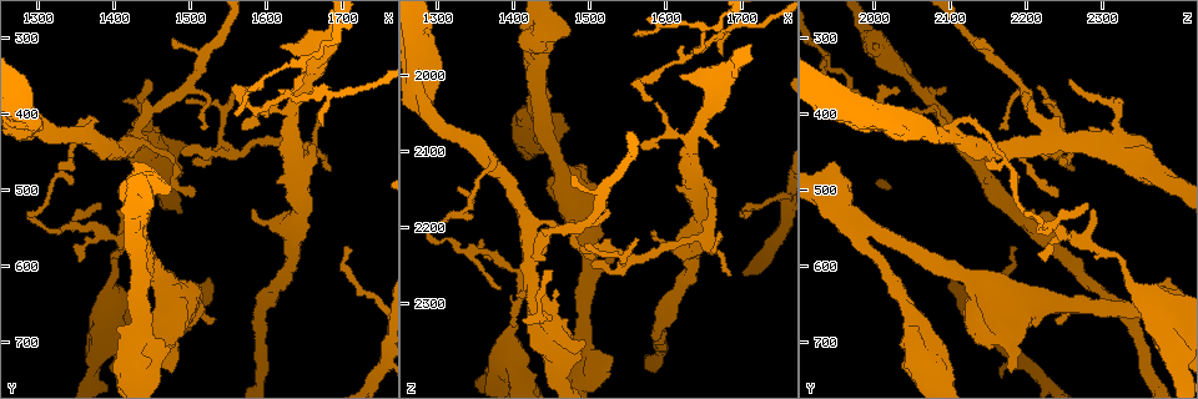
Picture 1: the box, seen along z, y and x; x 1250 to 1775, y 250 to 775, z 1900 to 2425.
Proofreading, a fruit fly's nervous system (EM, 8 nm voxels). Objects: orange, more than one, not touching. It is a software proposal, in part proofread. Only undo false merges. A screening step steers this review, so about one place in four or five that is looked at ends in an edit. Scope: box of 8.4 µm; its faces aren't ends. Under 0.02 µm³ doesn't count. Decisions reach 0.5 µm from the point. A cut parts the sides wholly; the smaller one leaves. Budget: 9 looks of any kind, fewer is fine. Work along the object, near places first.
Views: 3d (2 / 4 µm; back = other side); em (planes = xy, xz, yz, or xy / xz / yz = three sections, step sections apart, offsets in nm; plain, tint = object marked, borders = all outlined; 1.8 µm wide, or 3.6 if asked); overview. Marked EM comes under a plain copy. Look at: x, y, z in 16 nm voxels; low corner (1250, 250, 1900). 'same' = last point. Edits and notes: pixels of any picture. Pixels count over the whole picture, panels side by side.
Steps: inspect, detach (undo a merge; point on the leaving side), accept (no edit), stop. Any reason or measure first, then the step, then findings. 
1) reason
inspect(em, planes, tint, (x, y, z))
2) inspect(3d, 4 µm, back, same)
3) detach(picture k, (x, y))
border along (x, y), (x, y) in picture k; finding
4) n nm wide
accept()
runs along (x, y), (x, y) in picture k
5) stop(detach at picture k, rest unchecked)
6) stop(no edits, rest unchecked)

branch point
inspect(3d, 2 µm, (1360, 430, 2100))

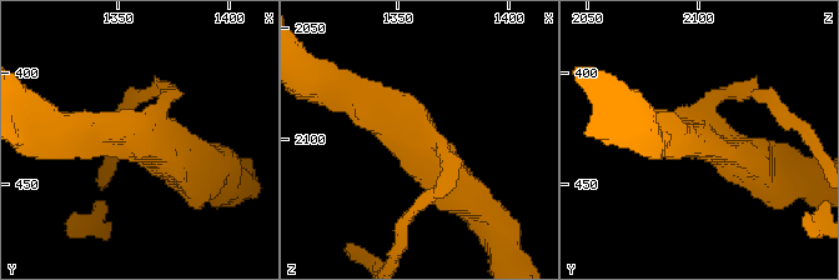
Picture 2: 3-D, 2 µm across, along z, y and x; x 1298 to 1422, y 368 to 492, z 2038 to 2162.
3 arms
inspect(em, xy, step 8, tint, (1361, 428, 2100))

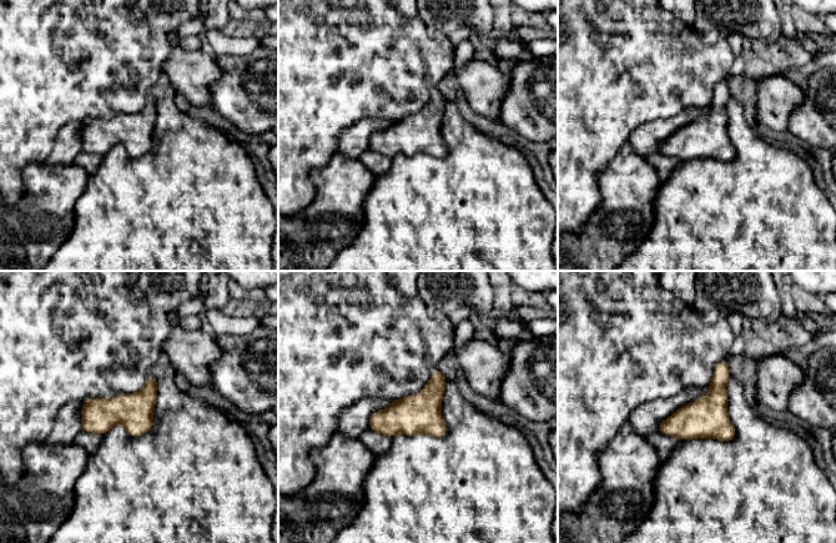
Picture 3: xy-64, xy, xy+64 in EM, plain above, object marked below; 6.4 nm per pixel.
another direction
inspect(em, planes, borders, same)

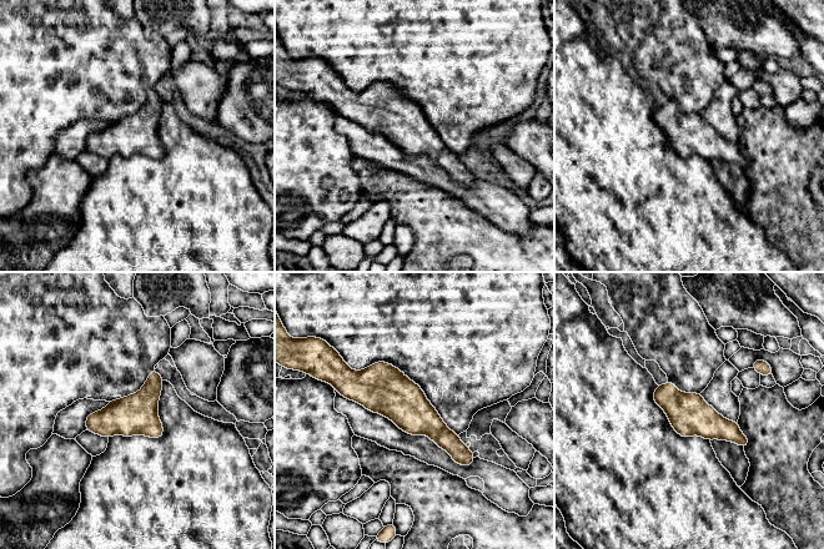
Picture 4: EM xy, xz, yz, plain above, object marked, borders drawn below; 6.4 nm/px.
280 nm wide
accept()
continuous, no second cell

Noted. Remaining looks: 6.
thick turns thin
inspect(em, yz, step 4, tint, (1415, 440, 2215))

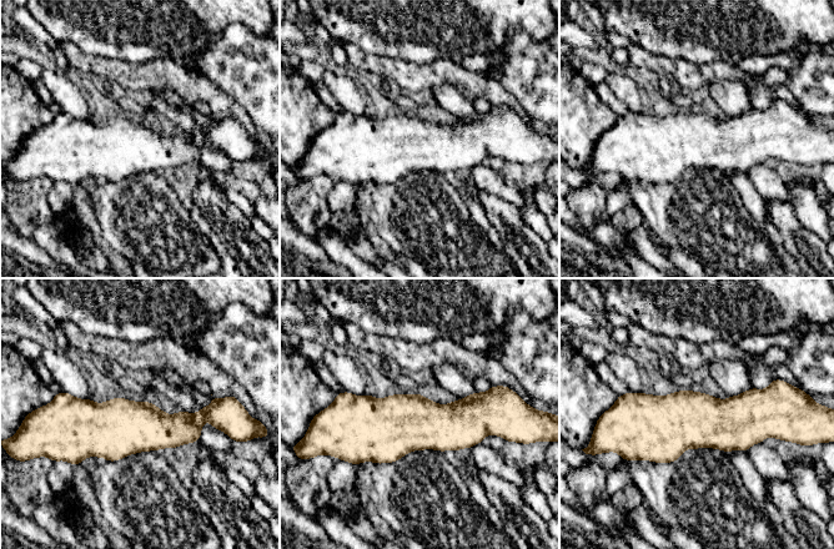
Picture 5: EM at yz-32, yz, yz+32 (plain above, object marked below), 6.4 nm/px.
inspect(em, planes, tint, same)

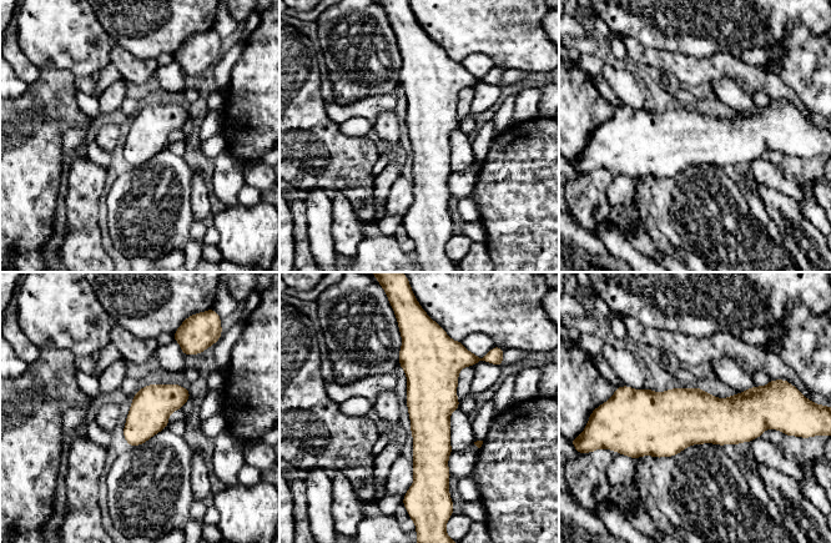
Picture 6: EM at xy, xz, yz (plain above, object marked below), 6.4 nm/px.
260 nm wide
accept()
runs along (413, 337), (428, 362), (426, 487) in picture 6; one cell here

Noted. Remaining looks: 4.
arms part here
inspect(em, xz, step 16, tint, (1655, 440, 2205))

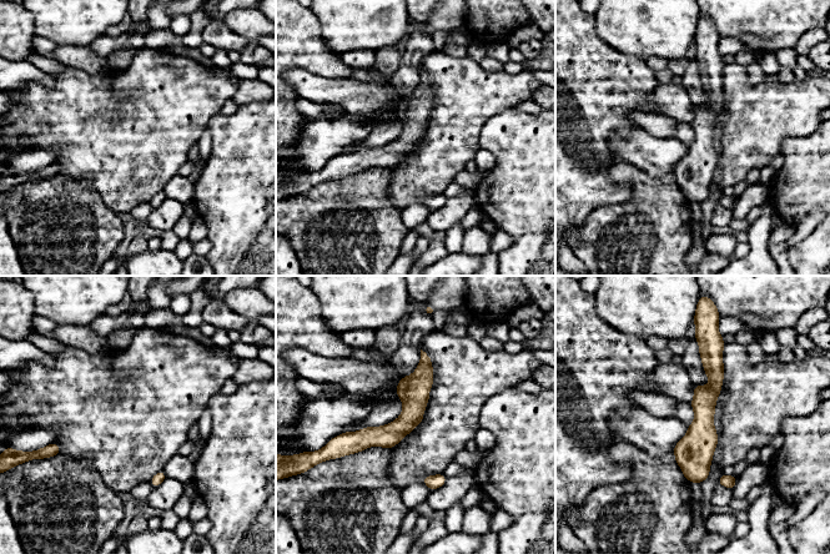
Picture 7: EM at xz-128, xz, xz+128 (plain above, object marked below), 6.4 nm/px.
another direction
inspect(em, planes, tint, same)

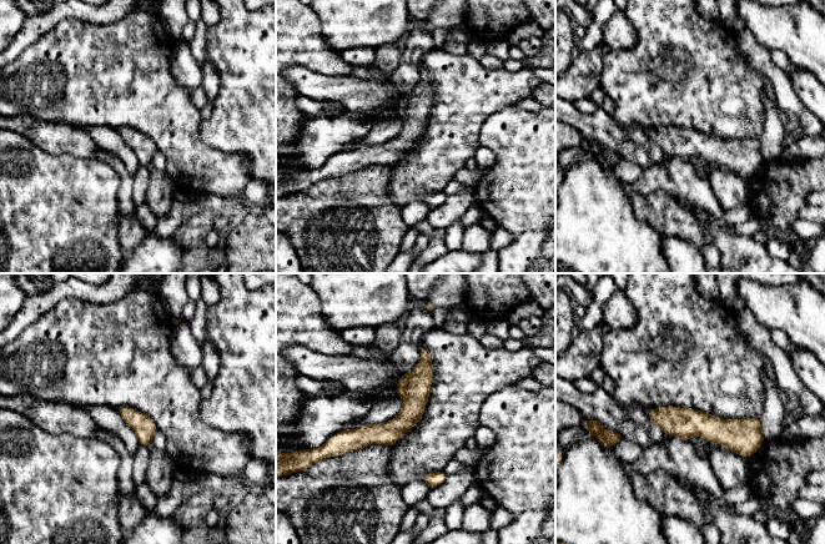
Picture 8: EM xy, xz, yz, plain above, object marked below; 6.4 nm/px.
accept()
one cell here

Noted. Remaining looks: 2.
two arms in line, one across
inspect(3d, 4 µm, (1430, 555, 1990))

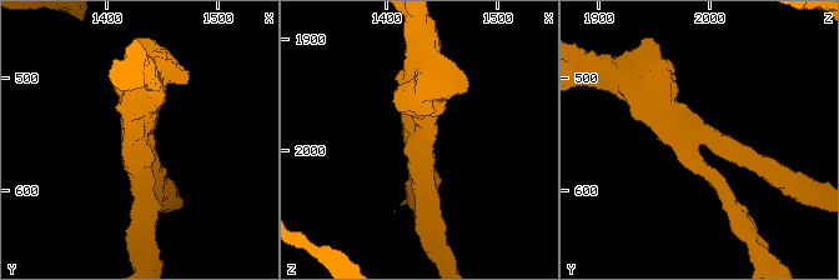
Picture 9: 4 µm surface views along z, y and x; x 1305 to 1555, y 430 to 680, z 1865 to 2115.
3 arms; arms of 220, 300, 400 nm
inspect(em, planes, tint, (1428, 556, 1992))

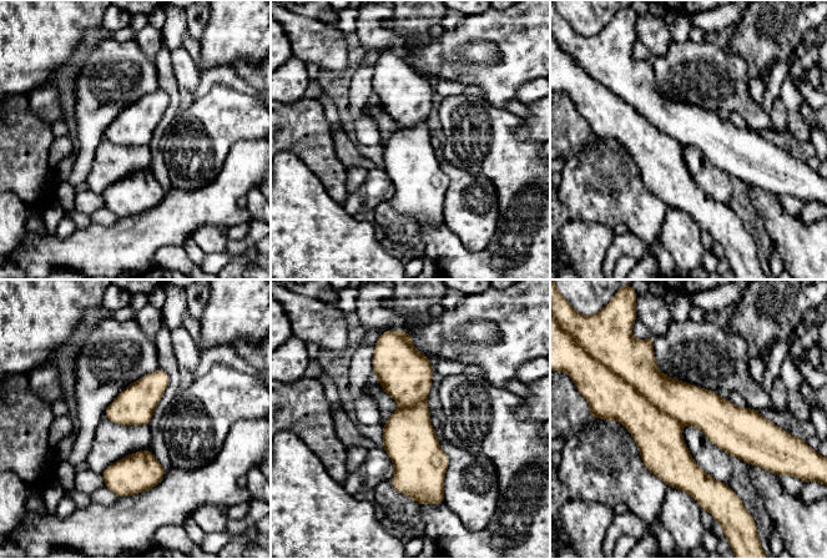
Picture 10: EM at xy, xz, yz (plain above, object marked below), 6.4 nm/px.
detach(picture 10, (659, 437))
the part that leaves runs along (624, 386), (721, 487) in picture 10; a second cell is stuck on

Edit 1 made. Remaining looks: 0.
stop(detach at picture 10, rest unchecked)

